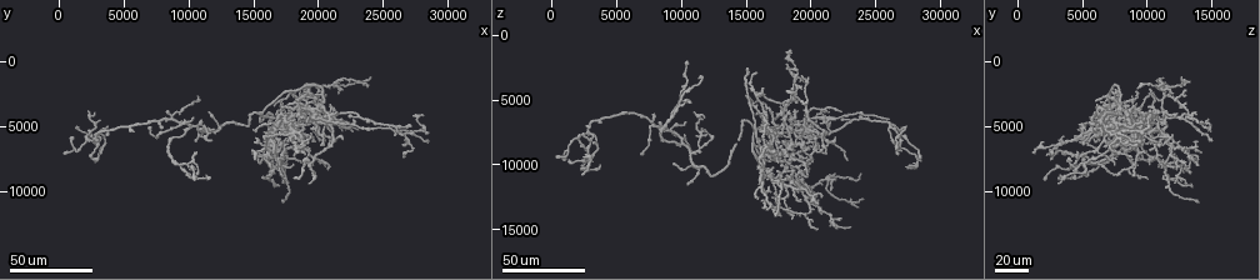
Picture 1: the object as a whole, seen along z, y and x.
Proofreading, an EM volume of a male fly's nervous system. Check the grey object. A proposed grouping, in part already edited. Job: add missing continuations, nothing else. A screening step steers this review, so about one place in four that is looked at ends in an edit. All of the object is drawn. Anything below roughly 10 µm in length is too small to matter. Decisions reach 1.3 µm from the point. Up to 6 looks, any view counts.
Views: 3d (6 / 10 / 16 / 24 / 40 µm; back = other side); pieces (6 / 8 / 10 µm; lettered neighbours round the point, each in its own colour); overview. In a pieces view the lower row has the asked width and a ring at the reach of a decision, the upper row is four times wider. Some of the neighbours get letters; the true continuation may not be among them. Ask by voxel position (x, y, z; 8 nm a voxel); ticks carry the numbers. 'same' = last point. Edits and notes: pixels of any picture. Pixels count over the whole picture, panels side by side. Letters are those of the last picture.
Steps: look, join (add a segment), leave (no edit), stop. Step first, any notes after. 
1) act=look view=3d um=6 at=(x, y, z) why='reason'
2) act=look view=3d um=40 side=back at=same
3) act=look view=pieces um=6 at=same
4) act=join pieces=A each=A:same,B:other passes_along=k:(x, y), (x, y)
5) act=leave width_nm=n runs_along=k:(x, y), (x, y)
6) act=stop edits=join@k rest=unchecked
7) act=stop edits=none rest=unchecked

act=look view=3d um=24 at=(19800, 4200, 9800) why='branch stops here'

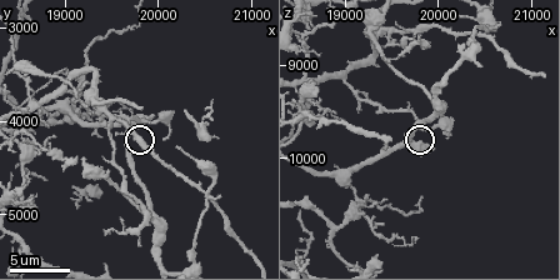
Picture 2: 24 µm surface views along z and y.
act=look view=pieces um=8 at=(19950, 3950, 9900) why='see the neighbours'

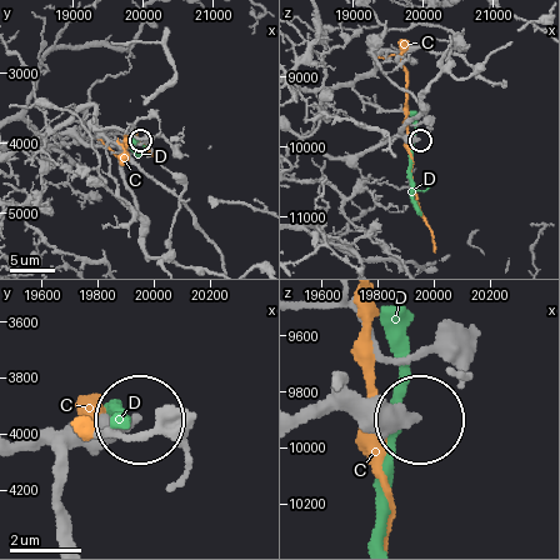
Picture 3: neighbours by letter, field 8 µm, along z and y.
act=leave each=C:other,D:other runs_along=3:(308, 419), (344, 406), (413, 413) found='no lettered segment goes on from it'

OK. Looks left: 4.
act=look view=3d um=24 at=(15800, 6000, 6000) why='an open end'

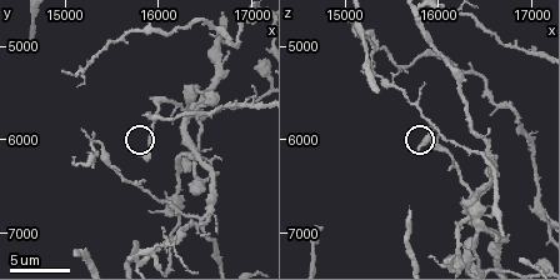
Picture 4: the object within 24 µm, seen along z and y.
act=look view=pieces um=6 at=(15750, 6150, 6100)

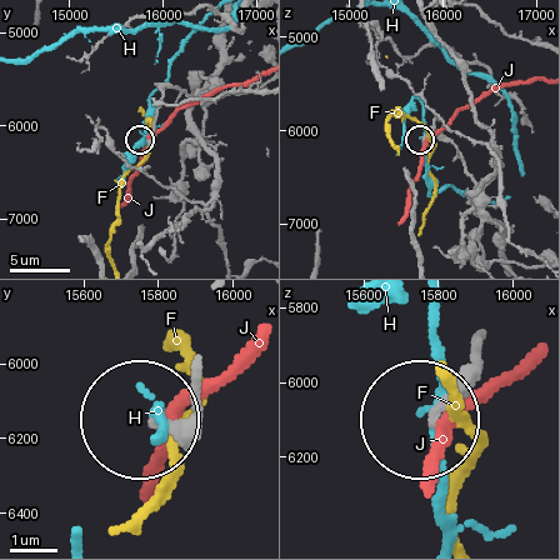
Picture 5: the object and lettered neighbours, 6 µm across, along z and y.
act=leave each=F:other,H:other,J:other found='no lettered segment goes on from it'

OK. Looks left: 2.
act=look view=3d um=24 at=(15000, 7400, 2600) why='end of a long branch'

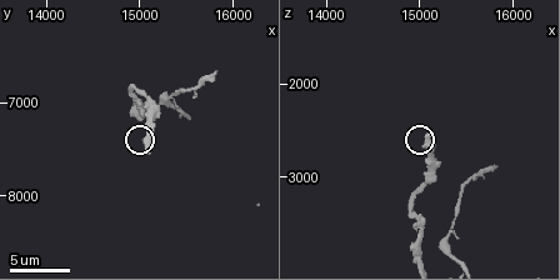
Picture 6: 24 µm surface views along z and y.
act=look view=pieces um=10 at=(15100, 7550, 2550)

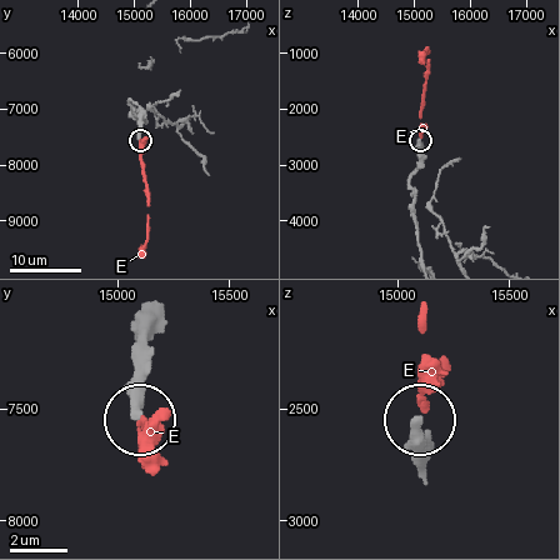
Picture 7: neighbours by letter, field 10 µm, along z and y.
act=leave each=E:other runs_along=7:(418, 240), (409, 181), (418, 166), (420, 140) found='none of them fits'

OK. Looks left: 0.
act=stop edits=none rest=unchecked

